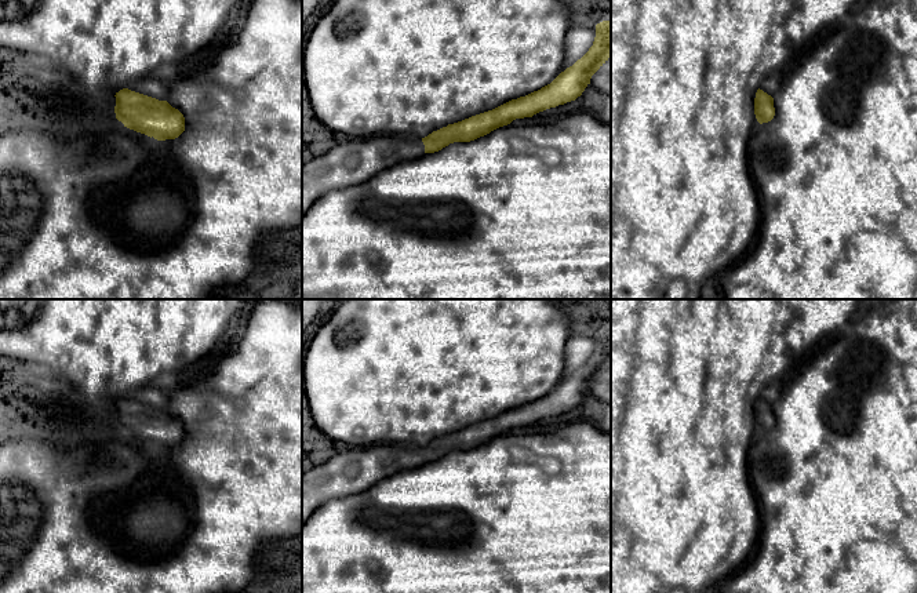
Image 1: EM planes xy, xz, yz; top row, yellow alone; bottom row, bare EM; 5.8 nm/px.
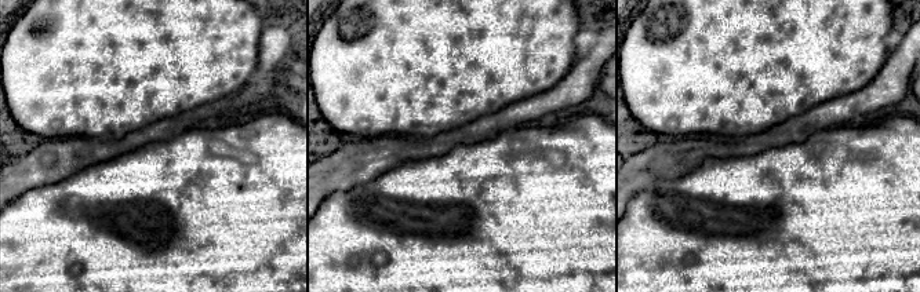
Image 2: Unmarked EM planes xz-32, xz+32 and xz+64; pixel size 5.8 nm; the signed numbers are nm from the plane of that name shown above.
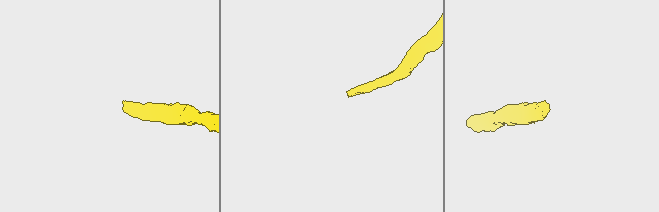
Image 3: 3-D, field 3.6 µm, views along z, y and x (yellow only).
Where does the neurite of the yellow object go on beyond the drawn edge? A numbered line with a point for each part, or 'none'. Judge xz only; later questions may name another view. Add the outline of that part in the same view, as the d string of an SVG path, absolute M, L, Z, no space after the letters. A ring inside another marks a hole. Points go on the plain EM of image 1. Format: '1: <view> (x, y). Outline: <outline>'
1: xz (359, 468). Outline: M408 444L357 445L314 465L302 474L302 525L313 512L332 498L370 488L385 477L425 463L422 448Z

